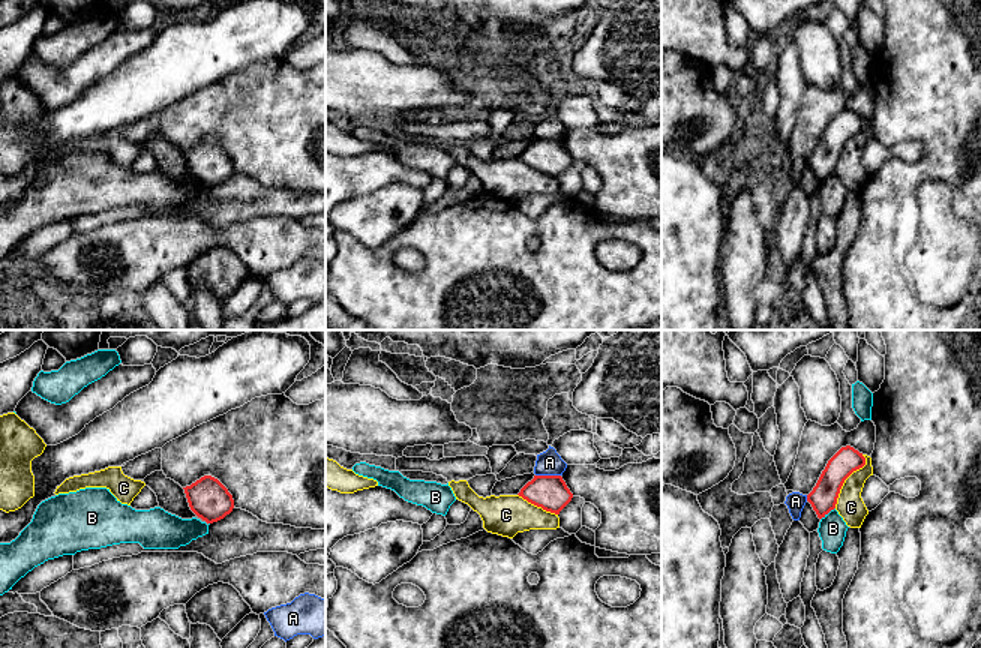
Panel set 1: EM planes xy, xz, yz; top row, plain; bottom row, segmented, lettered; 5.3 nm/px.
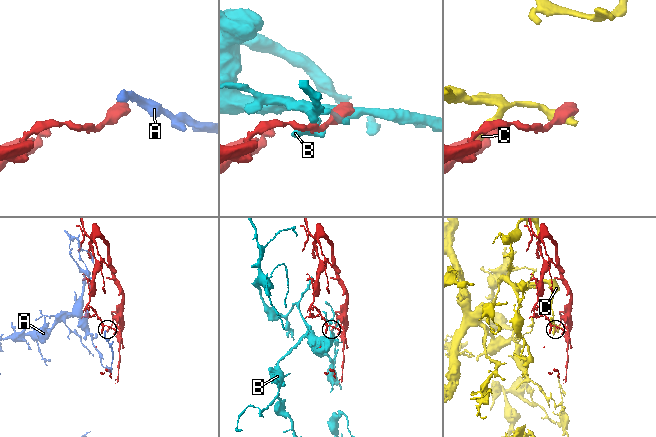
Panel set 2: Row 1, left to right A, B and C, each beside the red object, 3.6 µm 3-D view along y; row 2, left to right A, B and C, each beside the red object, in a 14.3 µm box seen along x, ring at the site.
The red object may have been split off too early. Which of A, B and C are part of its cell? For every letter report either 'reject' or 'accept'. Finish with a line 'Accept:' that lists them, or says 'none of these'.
A: reject
B: reject
C: reject
Accept: none of these

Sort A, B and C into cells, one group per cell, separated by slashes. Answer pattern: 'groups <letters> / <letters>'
groups A / B / C

